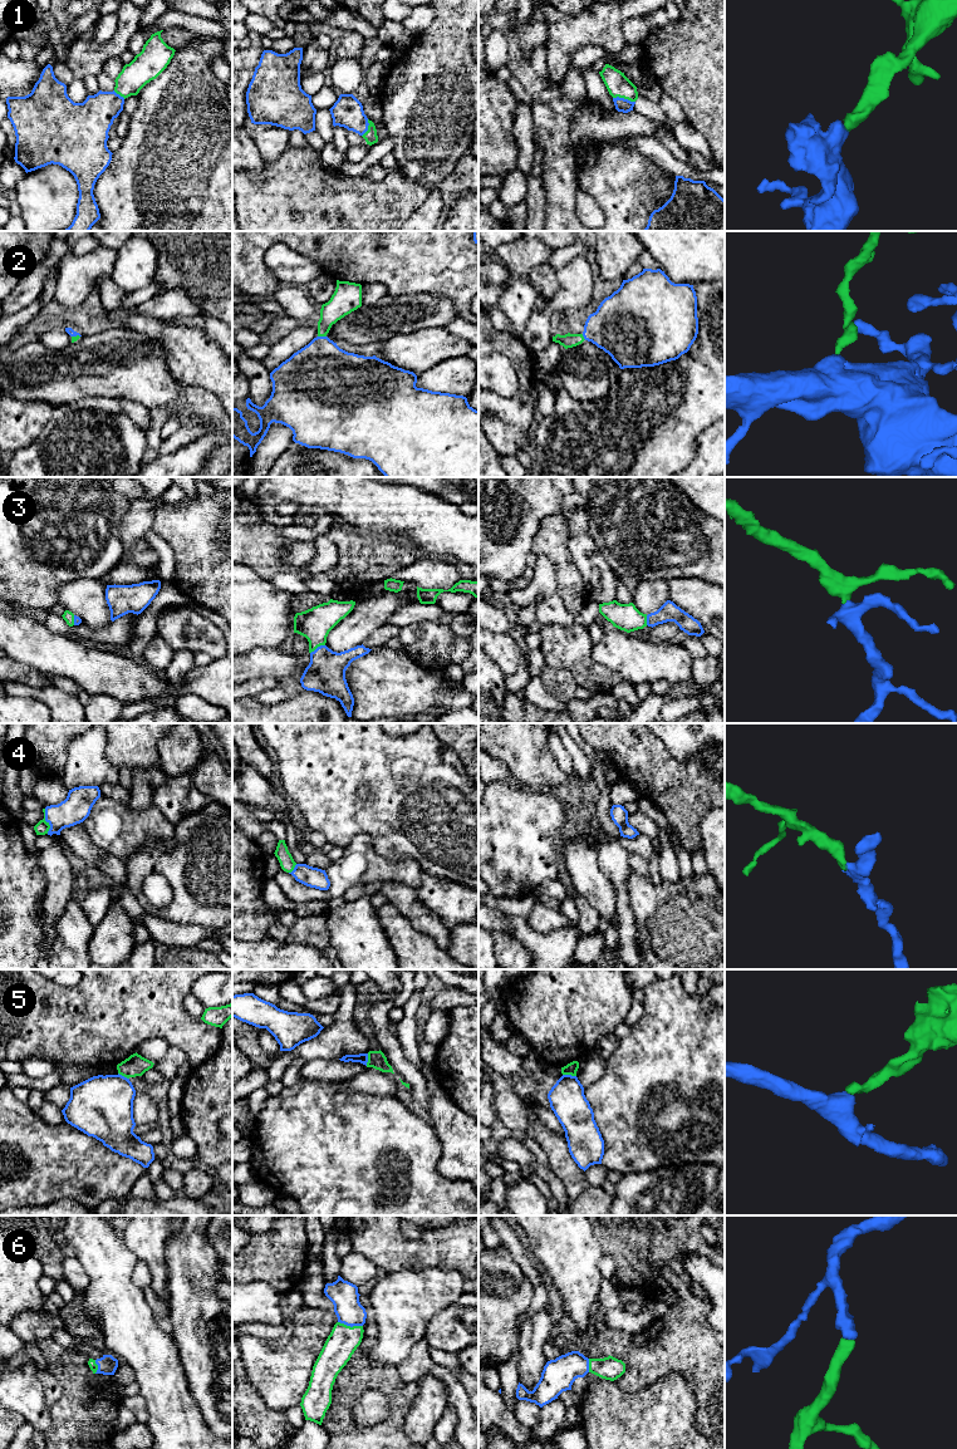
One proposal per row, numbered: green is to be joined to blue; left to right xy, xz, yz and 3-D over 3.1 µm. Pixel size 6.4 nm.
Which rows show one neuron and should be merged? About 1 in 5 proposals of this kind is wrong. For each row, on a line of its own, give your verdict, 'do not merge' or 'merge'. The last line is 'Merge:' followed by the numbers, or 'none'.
1: merge
2: merge
3: merge
4: merge
5: do not merge
6: merge
Merge: 1, 2, 3, 4, 6

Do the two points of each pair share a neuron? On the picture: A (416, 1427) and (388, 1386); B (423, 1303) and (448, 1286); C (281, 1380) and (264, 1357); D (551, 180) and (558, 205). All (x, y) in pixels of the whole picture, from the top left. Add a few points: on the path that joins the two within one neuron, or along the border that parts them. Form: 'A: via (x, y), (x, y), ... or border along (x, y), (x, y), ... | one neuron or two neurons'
A: border along (412, 1400), (412, 1406), (403, 1425), (406, 1435) | two neurons
B: via (430, 1297), (442, 1287) | one neuron
C: via (279, 1375), (266, 1362) | one neuron
D: via (558, 186), (558, 199) | one neuron

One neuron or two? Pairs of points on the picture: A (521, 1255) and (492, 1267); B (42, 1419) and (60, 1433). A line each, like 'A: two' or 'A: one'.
A: two
B: two

